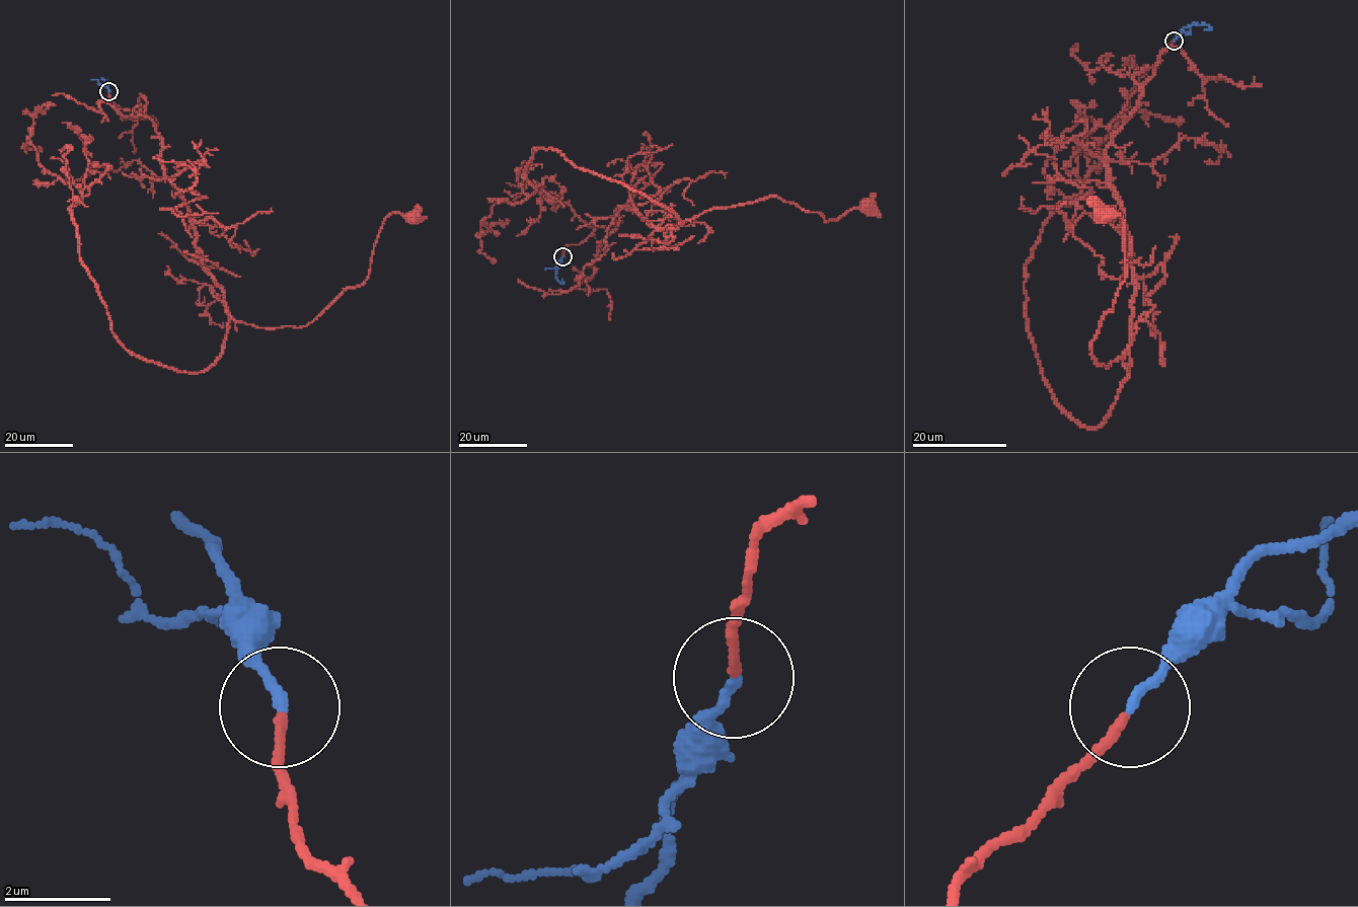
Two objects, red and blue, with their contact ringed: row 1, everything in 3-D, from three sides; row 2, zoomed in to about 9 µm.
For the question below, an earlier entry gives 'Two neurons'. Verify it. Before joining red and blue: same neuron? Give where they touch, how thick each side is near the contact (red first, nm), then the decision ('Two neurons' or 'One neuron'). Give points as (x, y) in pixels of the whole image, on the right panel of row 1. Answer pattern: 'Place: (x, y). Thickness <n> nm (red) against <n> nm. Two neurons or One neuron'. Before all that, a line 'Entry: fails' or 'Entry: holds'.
Entry: fails
Place: (1174, 41). Thickness 160 nm (red) against 180 nm. One neuron

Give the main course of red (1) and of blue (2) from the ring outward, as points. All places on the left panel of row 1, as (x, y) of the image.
1: (108, 91), (152, 121), (197, 256), (238, 322), (307, 325), (367, 278), (382, 221), (392, 213), (411, 219)
2: (108, 91), (101, 79), (108, 82)

